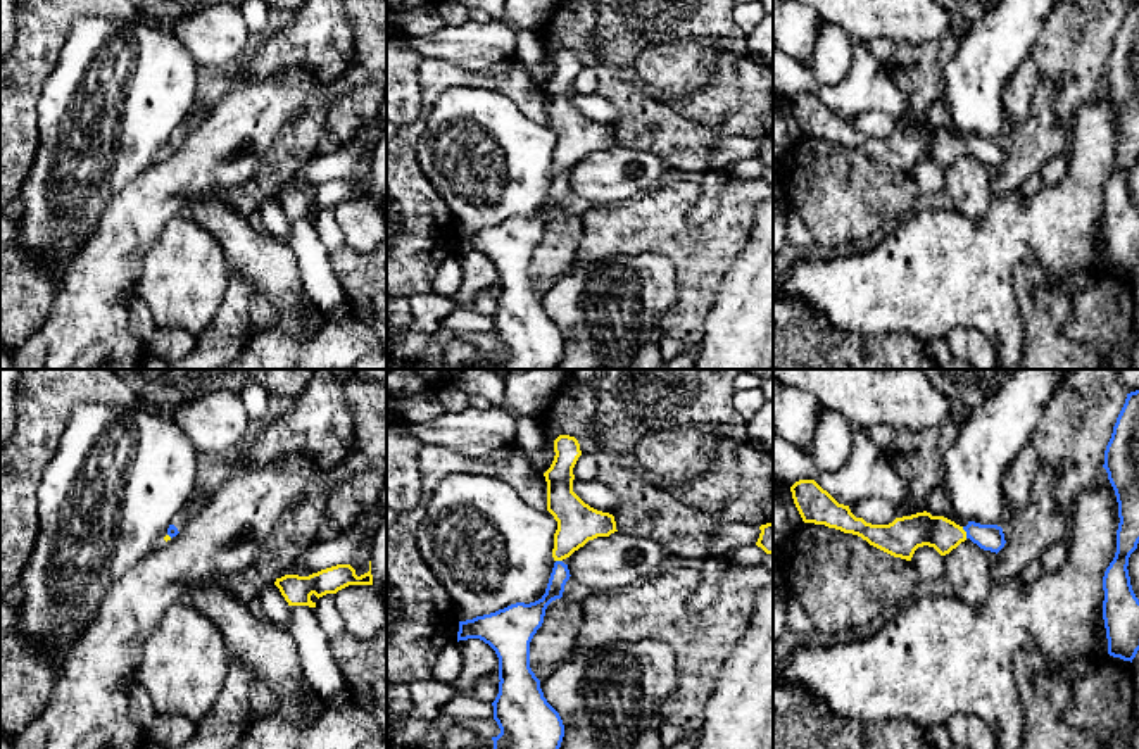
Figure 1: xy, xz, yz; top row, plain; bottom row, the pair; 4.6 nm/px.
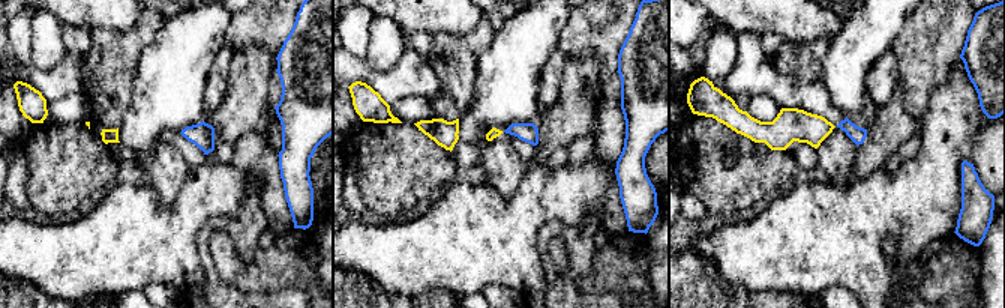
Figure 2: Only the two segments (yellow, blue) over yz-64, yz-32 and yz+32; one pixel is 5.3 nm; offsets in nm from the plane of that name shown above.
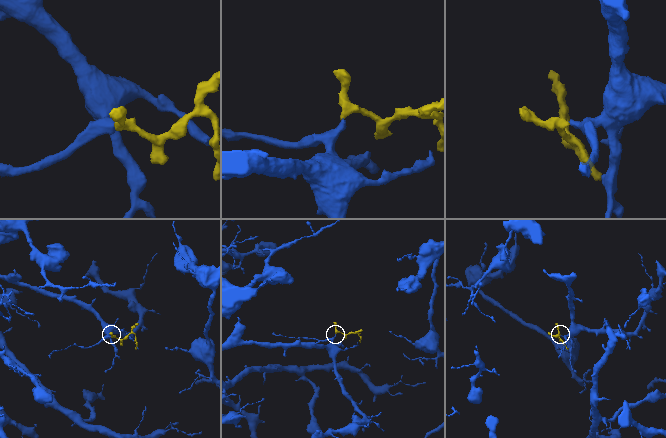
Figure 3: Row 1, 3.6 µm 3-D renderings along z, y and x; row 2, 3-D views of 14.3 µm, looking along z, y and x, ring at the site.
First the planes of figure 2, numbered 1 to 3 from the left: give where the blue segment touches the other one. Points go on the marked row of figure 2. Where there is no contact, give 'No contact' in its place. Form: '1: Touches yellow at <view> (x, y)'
1: No contact
2: No contact
3: No contact

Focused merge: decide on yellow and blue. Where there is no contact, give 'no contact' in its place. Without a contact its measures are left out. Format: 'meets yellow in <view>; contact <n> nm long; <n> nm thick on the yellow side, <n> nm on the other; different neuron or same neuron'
meets yellow in yz; contact 60 nm long; 160 nm thick on the yellow side, 130 nm on the other; same neuron

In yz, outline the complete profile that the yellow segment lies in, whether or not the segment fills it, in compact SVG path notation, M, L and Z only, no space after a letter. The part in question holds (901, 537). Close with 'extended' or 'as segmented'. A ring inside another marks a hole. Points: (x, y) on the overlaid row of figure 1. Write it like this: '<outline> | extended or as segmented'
M799 480L790 487L790 492L804 523L825 525L858 535L870 545L906 561L911 561L915 551L923 545L946 556L966 538L996 554L1006 544L1003 528L997 525L968 521L966 526L960 526L927 511L896 518L889 525L872 525L863 518L856 518L849 506L839 504L815 480Z | extended

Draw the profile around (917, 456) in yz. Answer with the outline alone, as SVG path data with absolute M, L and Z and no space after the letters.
M953 416L932 430L896 428L894 442L885 449L885 457L909 487L909 497L896 504L896 518L925 511L927 495L944 475L944 454L954 442L958 428Z

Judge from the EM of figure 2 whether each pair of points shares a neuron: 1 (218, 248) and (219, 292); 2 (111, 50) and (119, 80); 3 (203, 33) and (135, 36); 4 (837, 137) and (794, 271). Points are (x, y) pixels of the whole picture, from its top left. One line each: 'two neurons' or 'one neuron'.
1: two neurons
2: one neuron
3: two neurons
4: two neurons

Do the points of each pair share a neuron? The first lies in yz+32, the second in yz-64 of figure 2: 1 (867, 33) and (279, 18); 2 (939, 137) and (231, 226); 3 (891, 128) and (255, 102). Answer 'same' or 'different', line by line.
1: different
2: different
3: same

